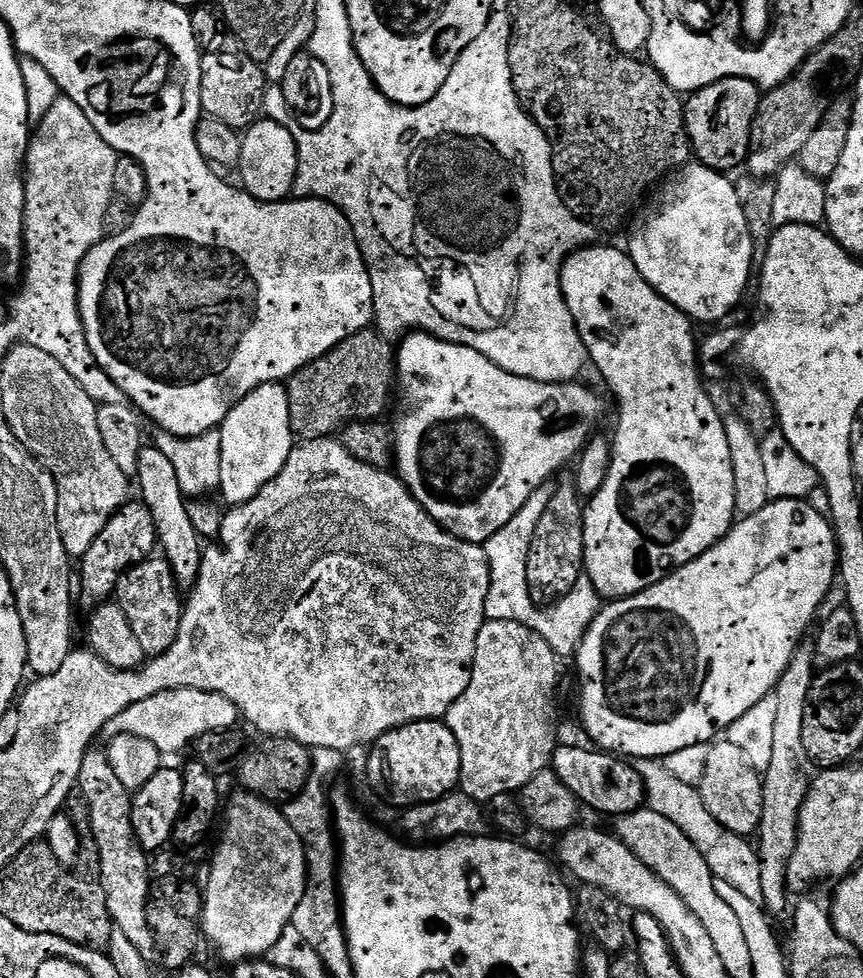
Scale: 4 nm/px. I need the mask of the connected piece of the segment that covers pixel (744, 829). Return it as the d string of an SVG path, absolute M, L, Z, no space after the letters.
M721 739L711 745L705 773L698 787L706 810L710 810L710 814L714 814L714 818L718 818L726 830L748 838L751 832L753 835L759 829L764 781L761 773L756 772L750 762L746 762L746 754L742 754L742 750L738 750L738 746L734 746L728 739Z

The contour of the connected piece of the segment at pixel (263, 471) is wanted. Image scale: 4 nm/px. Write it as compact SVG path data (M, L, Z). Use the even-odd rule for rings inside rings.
M280 382L258 386L232 407L218 430L222 434L219 495L224 495L225 505L245 504L280 473L282 466L286 466L286 458L290 458L292 453L294 437L287 387Z

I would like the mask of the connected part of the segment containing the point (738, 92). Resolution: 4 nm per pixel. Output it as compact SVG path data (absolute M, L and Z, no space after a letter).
M731 76L725 80L714 82L705 88L691 93L687 97L684 106L684 130L688 134L688 141L692 143L692 151L695 159L713 172L721 174L731 173L731 168L736 168L748 159L748 147L750 146L750 130L754 126L756 111L760 105L762 89L759 84L746 78Z

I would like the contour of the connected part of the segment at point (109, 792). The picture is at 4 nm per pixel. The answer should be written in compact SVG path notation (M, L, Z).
M90 750L84 755L78 792L84 795L84 800L88 803L88 820L92 823L92 836L96 839L96 852L100 855L98 883L104 890L106 906L114 928L121 931L130 944L148 958L156 952L154 934L146 918L150 856L136 840L136 831L132 826L132 796L128 788L122 786L122 782L115 776L107 751L96 751Z

